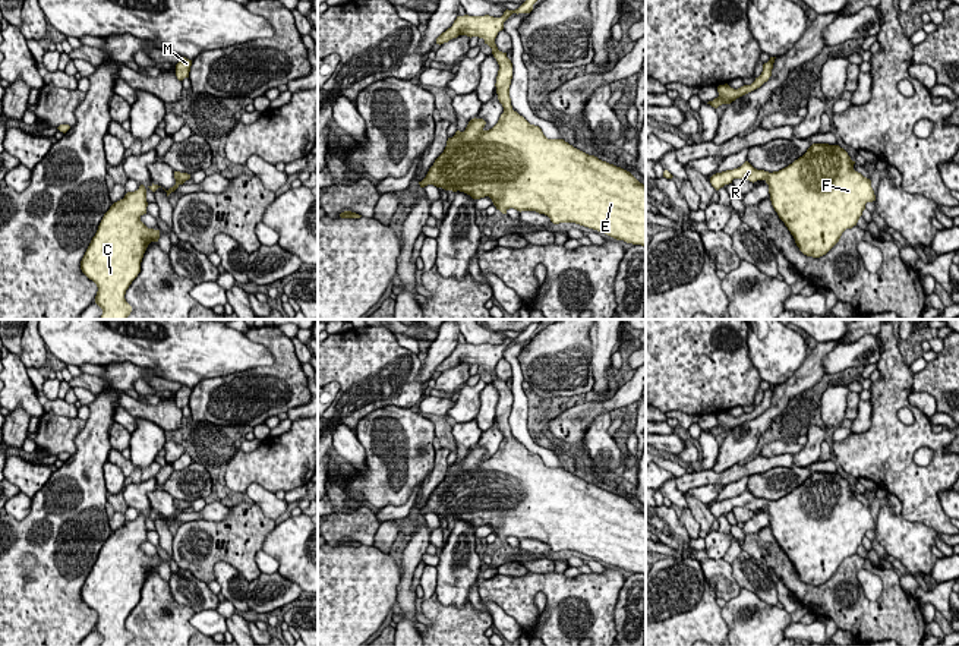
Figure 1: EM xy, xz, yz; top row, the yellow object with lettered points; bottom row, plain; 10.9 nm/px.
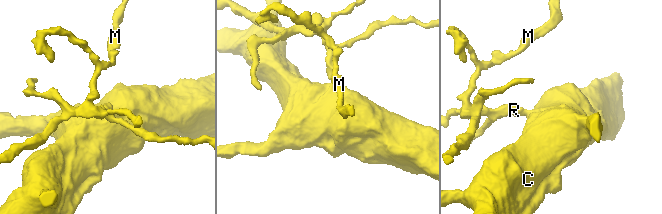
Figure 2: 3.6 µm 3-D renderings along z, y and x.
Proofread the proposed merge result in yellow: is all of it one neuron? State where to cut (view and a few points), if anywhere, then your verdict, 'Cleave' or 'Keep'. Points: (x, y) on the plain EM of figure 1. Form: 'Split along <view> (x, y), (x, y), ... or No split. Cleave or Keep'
No split. Keep

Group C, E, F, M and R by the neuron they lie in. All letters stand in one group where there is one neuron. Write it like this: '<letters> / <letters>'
C E F M R

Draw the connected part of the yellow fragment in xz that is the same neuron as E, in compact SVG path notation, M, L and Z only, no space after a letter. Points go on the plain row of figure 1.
M539 322L529 325L515 338L507 337L501 346L457 344L452 354L436 366L439 374L458 363L485 368L499 393L495 415L504 441L489 458L483 457L486 453L483 447L474 445L464 460L457 458L452 466L448 466L444 480L419 513L460 519L473 527L489 524L502 542L507 542L510 536L520 541L536 539L548 543L553 552L575 551L616 568L646 574L646 513L630 500L589 483L564 467L548 467L539 454L530 453L512 438L510 426L512 391L507 381L498 378L495 366L512 341L530 341L539 325Z

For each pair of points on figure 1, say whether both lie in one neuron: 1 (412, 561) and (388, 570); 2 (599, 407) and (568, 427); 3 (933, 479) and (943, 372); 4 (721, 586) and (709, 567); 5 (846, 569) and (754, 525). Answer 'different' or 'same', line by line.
1: different
2: same
3: different
4: same
5: different

